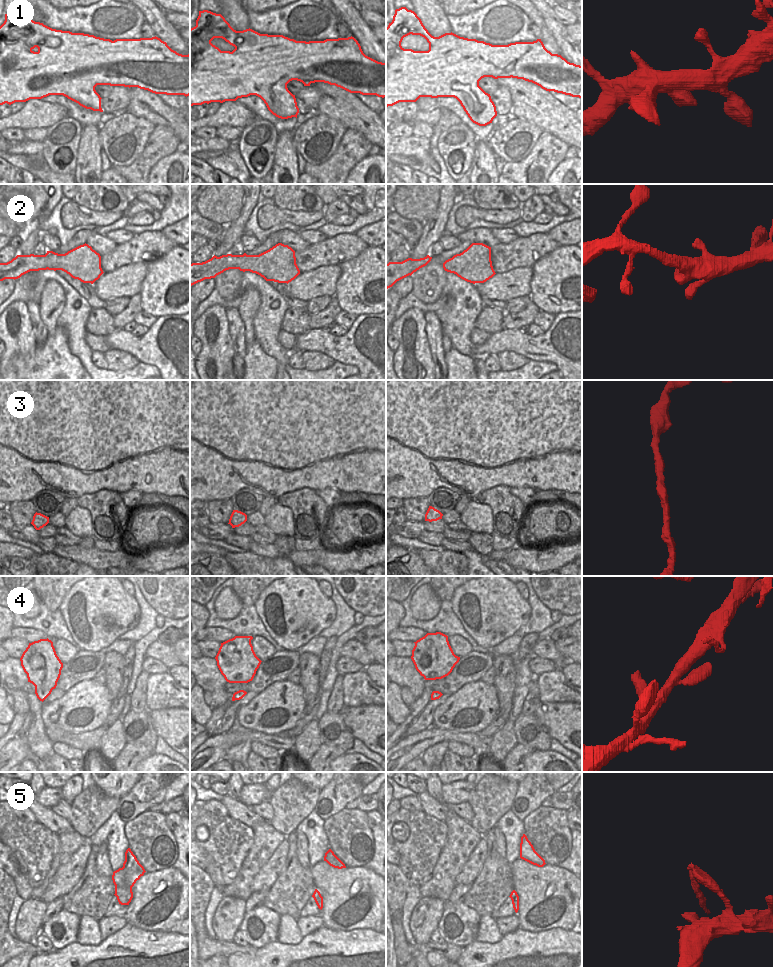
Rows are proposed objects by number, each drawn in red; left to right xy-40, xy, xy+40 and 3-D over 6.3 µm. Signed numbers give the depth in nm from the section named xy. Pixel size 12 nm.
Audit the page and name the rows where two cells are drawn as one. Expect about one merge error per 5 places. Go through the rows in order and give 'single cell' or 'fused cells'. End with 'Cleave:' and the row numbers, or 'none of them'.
1: single cell
2: single cell
3: single cell
4: single cell
5: fused cells
Cleave: 5

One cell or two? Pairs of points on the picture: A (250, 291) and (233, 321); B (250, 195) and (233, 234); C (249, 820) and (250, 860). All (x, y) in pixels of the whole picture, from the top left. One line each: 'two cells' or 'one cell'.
A: two cells
B: one cell
C: two cells

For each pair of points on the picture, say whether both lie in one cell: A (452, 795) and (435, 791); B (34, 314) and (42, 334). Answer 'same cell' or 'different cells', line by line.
A: different cells
B: same cell

